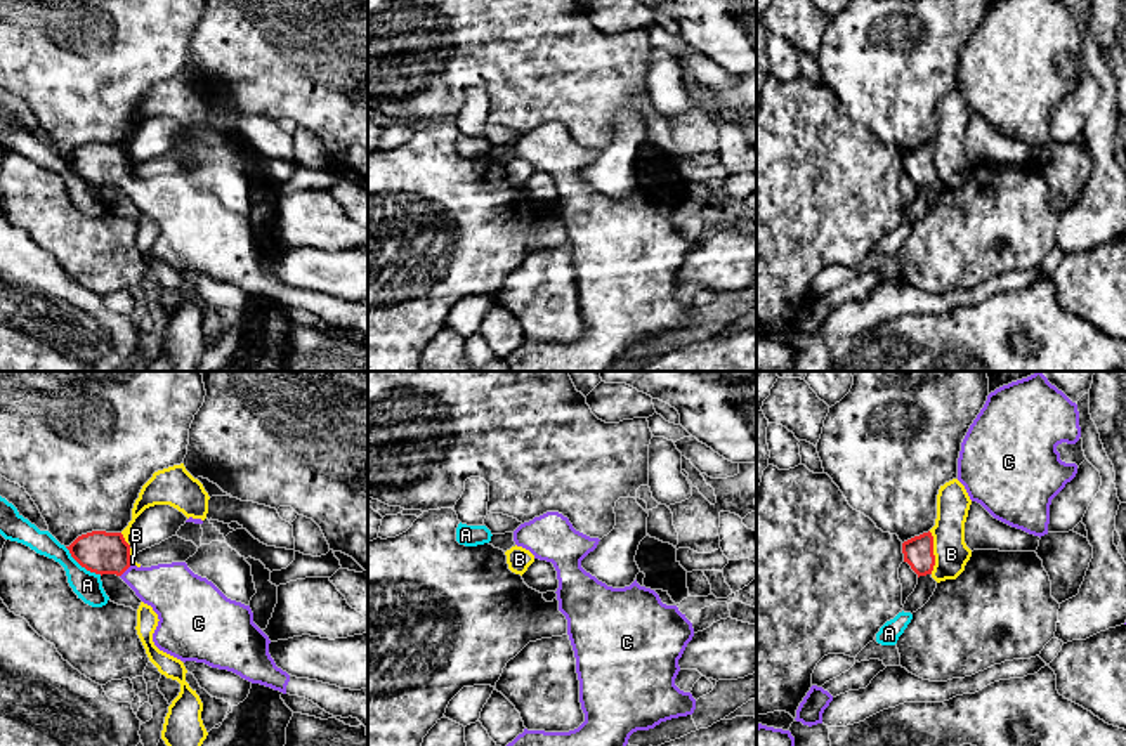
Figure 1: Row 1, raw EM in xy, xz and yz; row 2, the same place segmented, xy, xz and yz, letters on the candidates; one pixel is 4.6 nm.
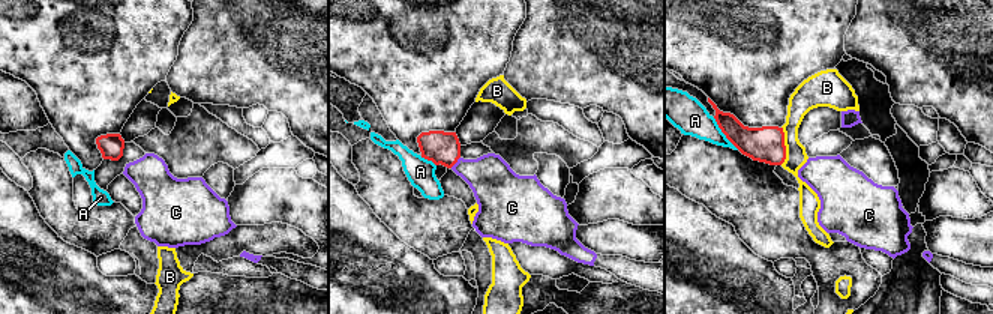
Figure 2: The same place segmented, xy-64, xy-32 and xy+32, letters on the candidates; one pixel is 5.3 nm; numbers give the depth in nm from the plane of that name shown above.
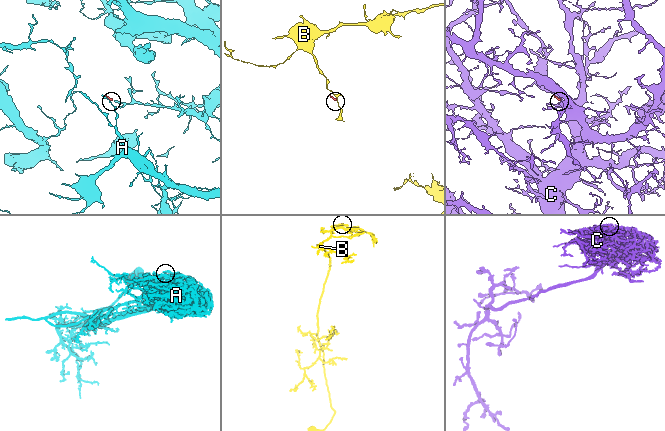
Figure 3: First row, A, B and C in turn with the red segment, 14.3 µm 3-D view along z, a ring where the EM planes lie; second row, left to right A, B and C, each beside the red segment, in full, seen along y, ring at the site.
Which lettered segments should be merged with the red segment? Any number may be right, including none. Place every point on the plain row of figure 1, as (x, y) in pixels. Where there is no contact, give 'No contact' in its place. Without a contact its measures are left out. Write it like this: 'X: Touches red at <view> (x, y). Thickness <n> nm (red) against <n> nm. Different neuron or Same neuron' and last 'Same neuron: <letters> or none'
A: Touches red at xy (82, 177). Thickness 200 nm (red) against 130 nm. Different neuron
B: Touches red at yz (932, 163). Thickness 140 nm (red) against 160 nm. Different neuron
C: Touches red at xy (125, 181). Thickness 200 nm (red) against 260 nm. Same neuron
Same neuron: C

